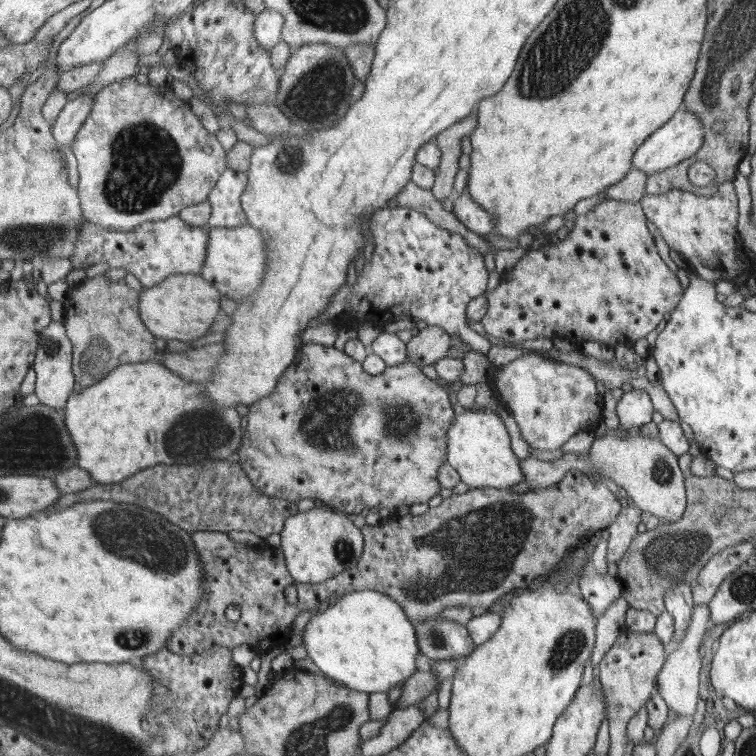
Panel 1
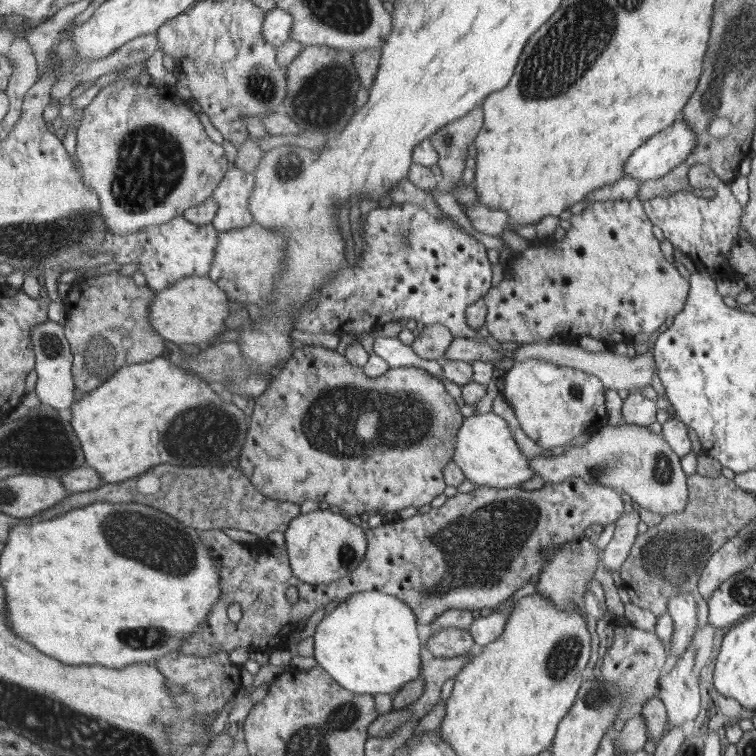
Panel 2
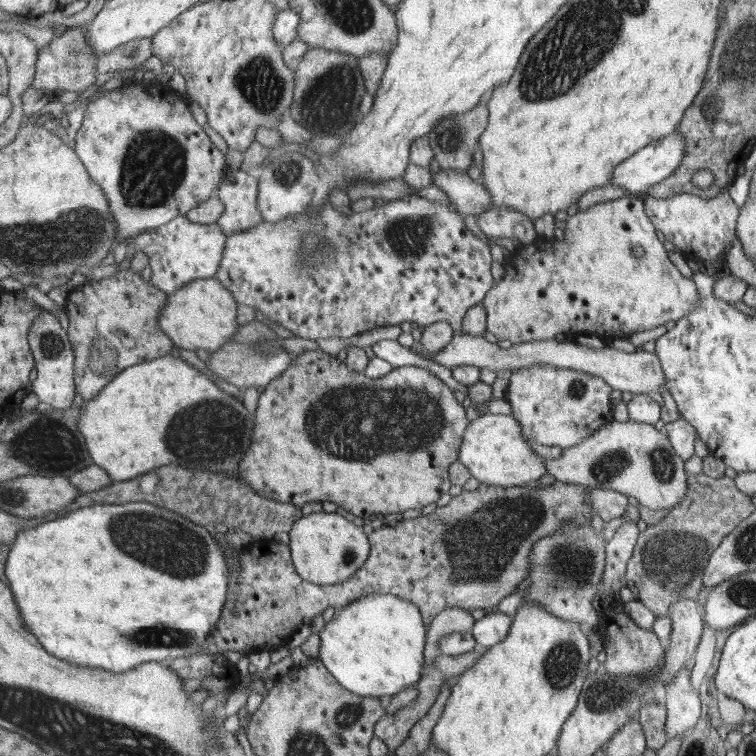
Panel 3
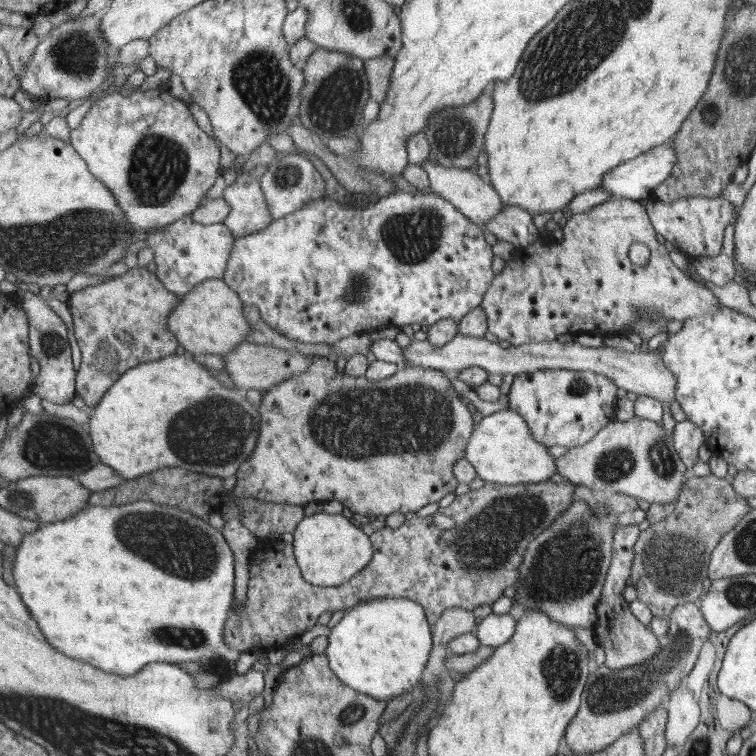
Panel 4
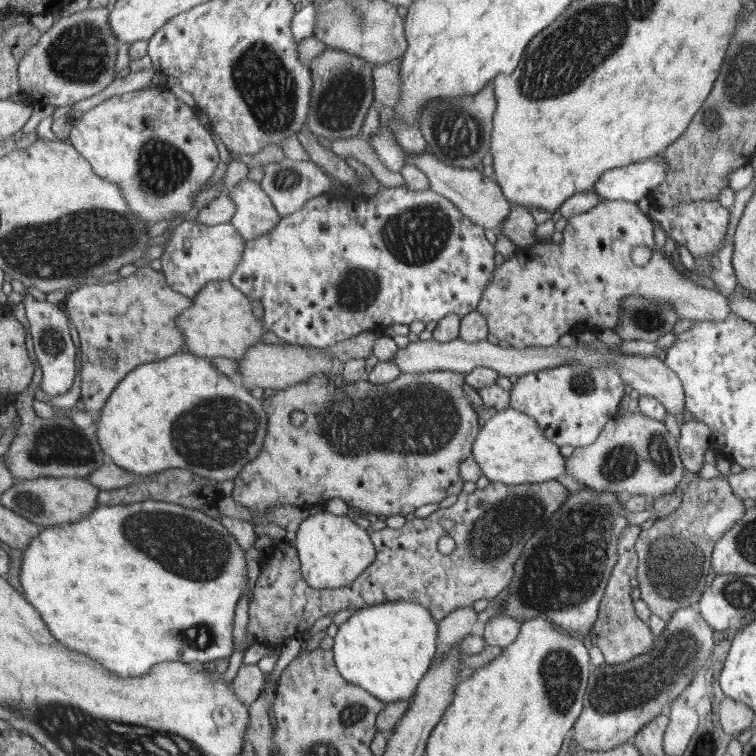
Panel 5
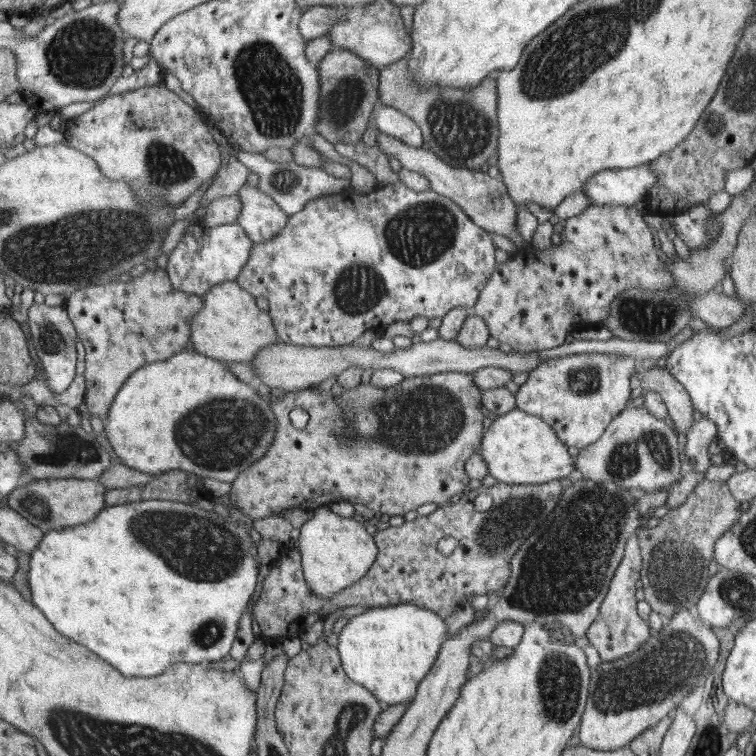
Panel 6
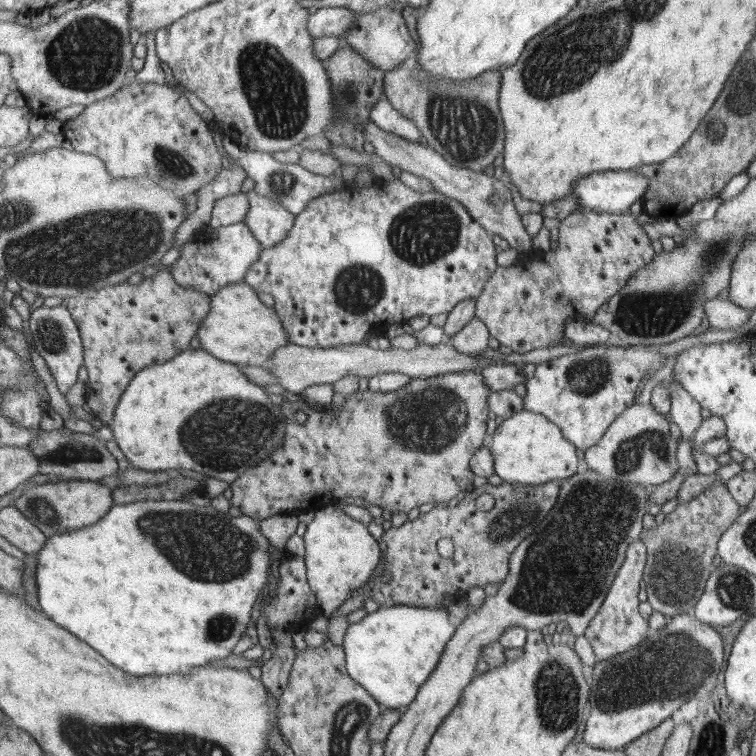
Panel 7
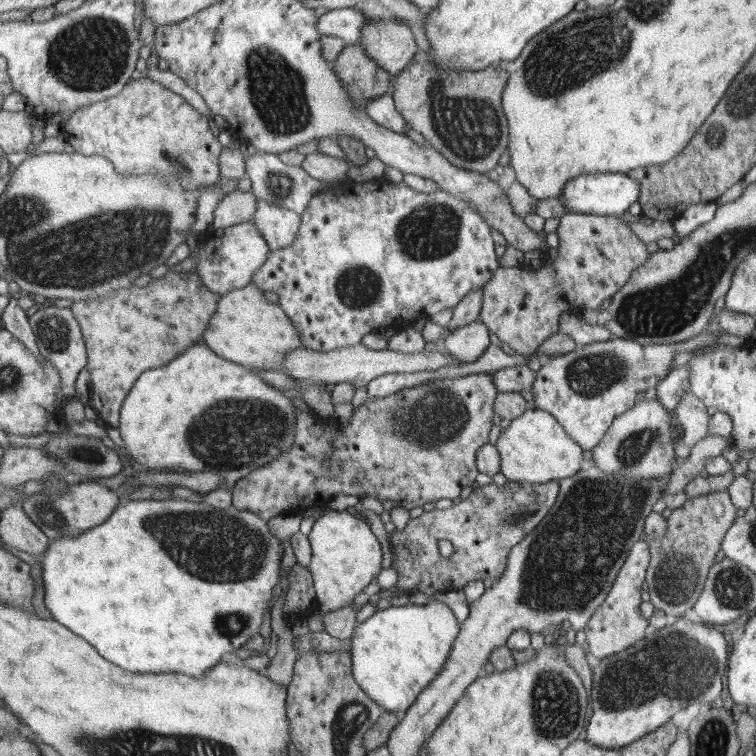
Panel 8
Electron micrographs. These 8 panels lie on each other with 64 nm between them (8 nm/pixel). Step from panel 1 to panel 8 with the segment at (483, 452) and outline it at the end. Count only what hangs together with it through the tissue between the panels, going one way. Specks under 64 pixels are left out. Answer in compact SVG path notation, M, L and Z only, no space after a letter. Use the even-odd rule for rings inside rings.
M529 408L502 430L496 442L500 454L500 472L509 482L544 484L574 476L580 470L582 446L571 440L550 412Z

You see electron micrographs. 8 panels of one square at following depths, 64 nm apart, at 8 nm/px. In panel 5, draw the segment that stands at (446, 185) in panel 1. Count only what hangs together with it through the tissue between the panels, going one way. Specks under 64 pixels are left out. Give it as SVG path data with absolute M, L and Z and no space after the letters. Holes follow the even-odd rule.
M491 82L474 96L428 102L418 116L417 126L422 131L429 150L434 152L443 164L465 169L477 168L486 153L491 151L490 132L495 130L492 116L495 116L497 106L498 100Z

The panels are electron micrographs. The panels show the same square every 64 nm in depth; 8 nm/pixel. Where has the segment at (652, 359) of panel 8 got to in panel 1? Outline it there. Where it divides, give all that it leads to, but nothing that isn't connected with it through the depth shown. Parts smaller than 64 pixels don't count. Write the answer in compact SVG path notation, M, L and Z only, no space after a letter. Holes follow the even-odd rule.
M540 353L525 354L516 358L514 362L506 366L494 367L489 372L488 381L490 389L496 400L505 407L520 428L520 434L530 448L536 450L554 450L560 448L564 442L568 442L574 434L580 430L590 430L590 424L599 424L602 422L602 412L600 412L600 396L596 390L596 382L592 375L578 366L568 366L562 362L555 362L544 359Z

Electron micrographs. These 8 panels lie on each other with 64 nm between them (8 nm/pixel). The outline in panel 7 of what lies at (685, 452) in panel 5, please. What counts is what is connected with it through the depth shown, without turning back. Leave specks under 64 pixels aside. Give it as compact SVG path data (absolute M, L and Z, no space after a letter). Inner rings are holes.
M711 416L707 420L703 420L700 427L693 433L690 444L698 473L710 475L720 468L716 457L700 451L700 446L704 446L704 444L715 437L723 437L725 435L725 427L719 417Z

